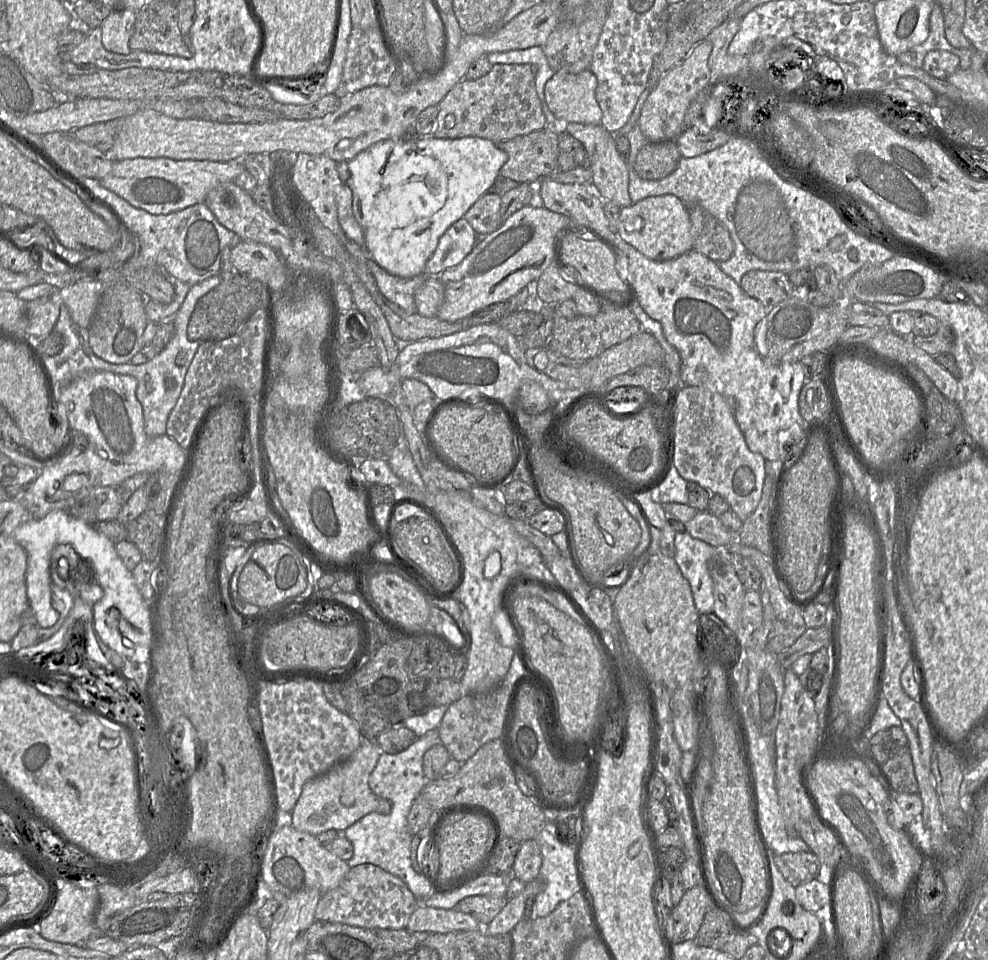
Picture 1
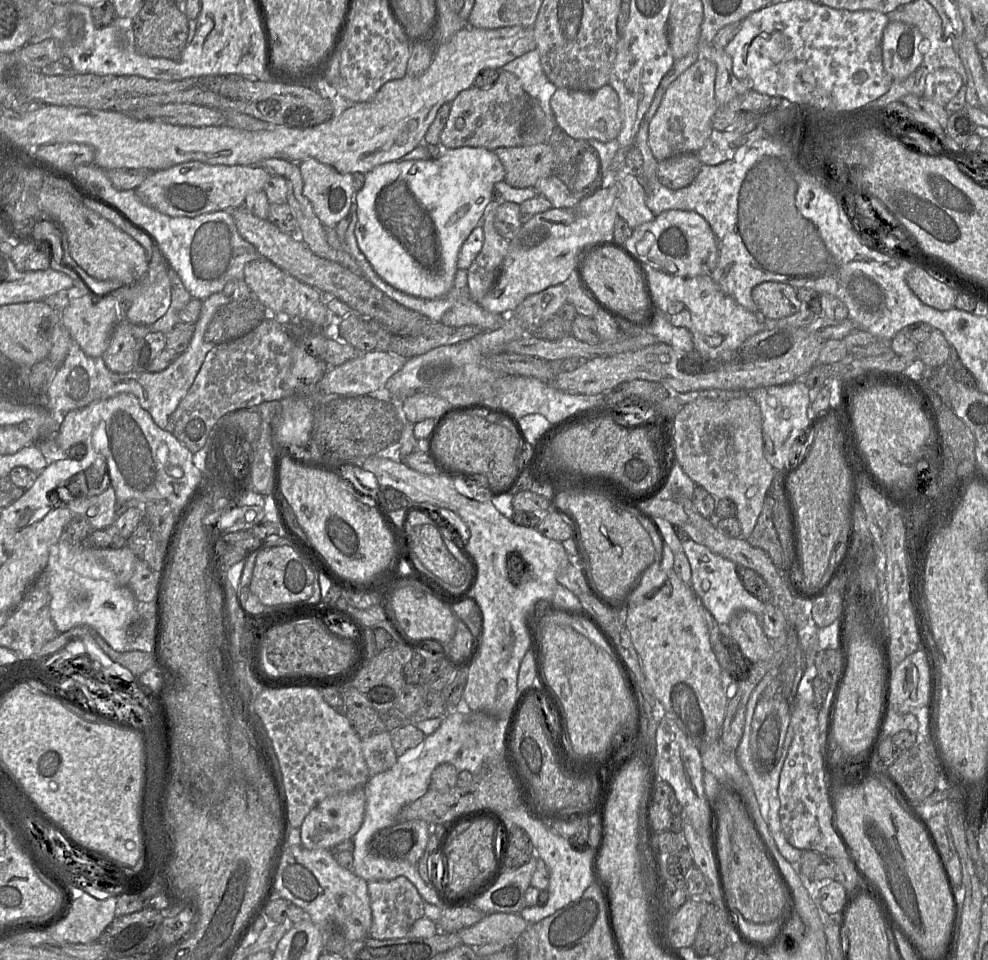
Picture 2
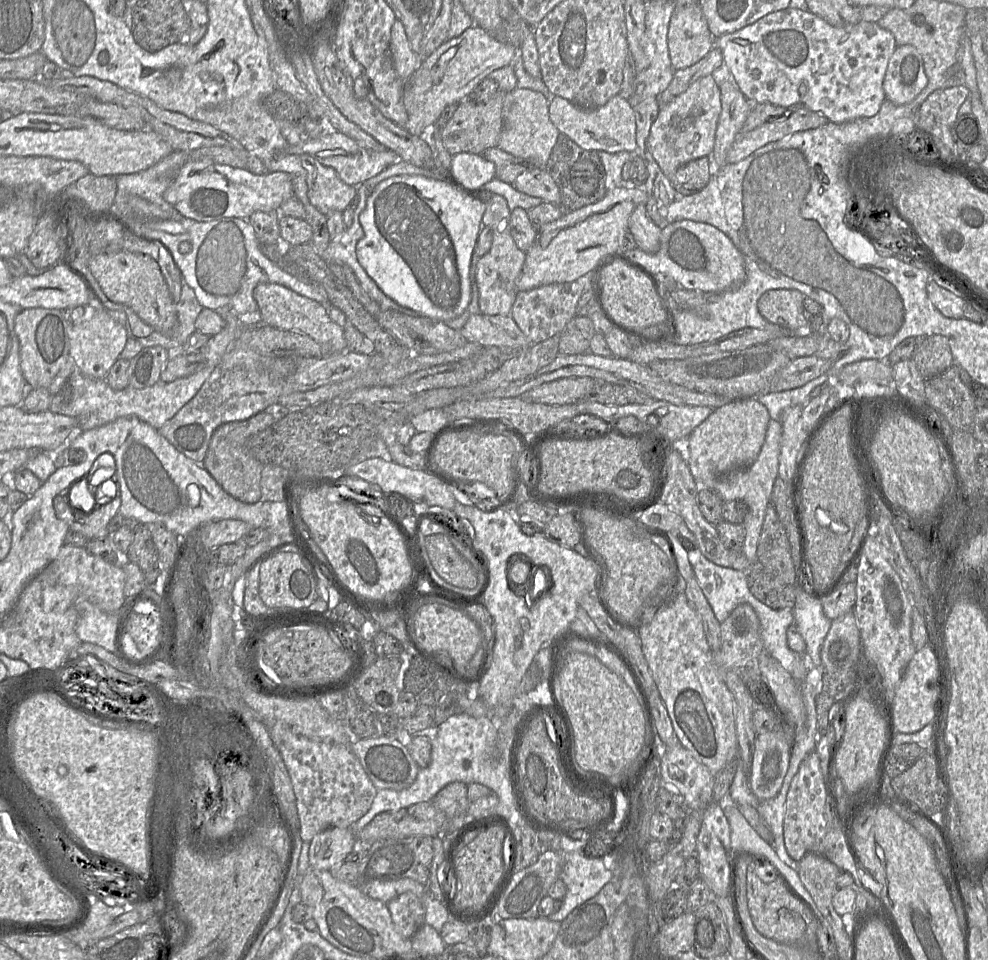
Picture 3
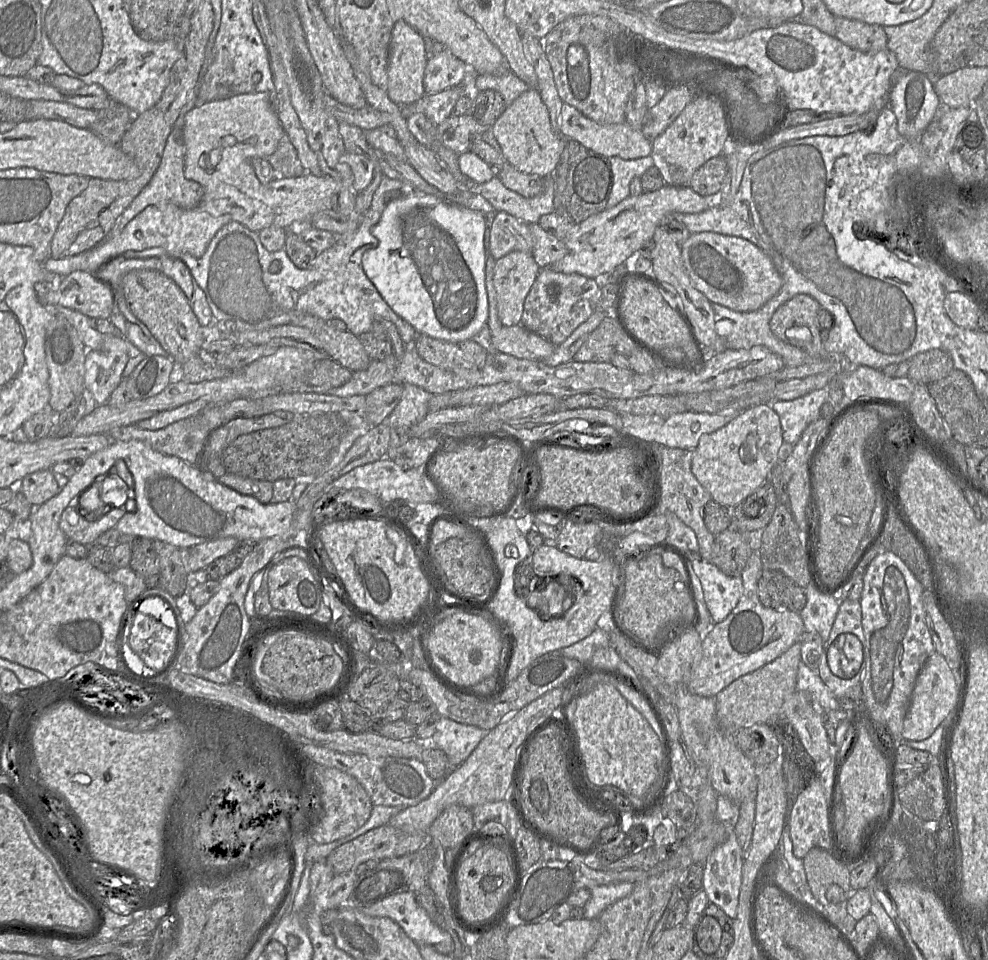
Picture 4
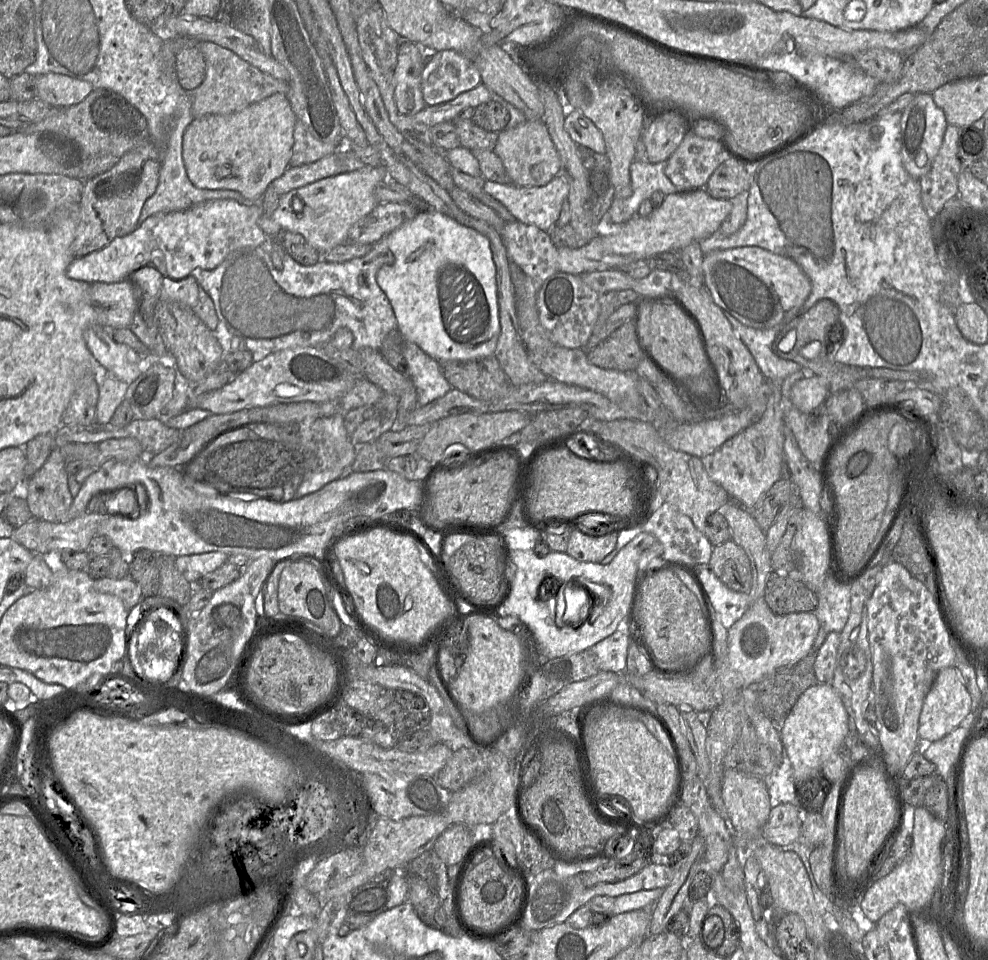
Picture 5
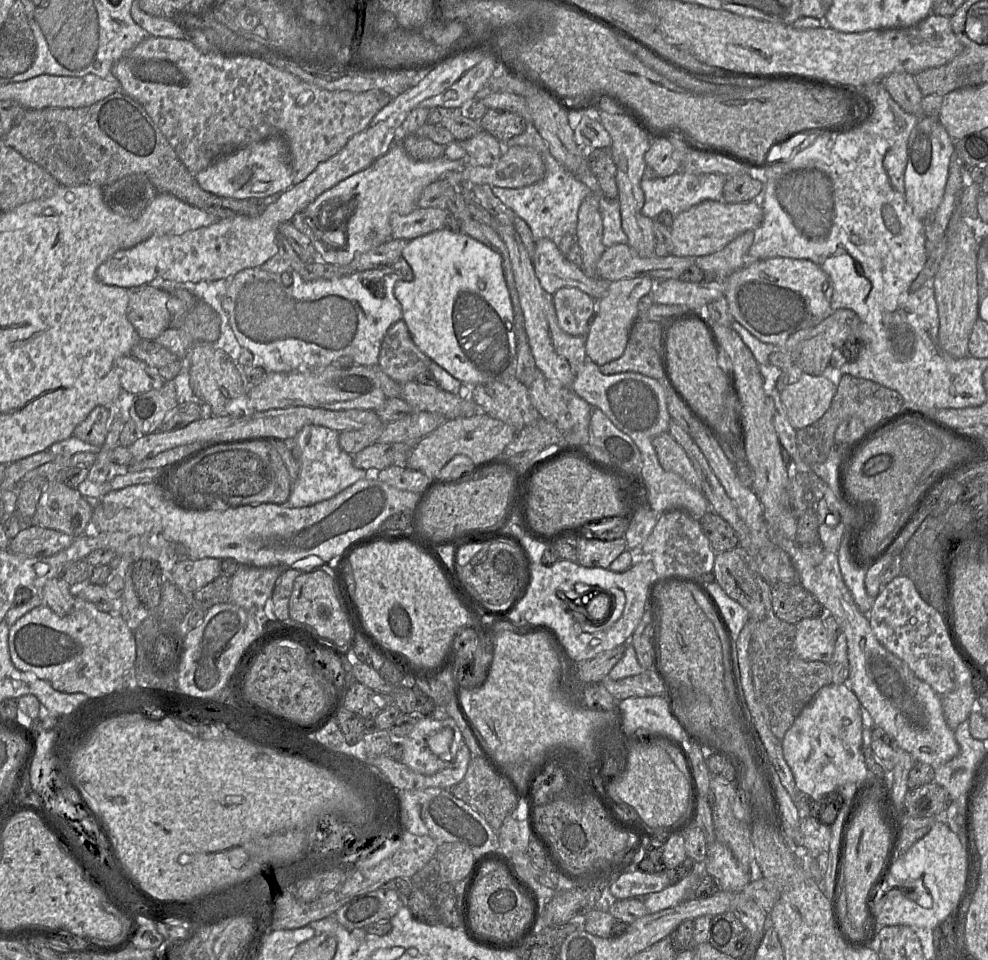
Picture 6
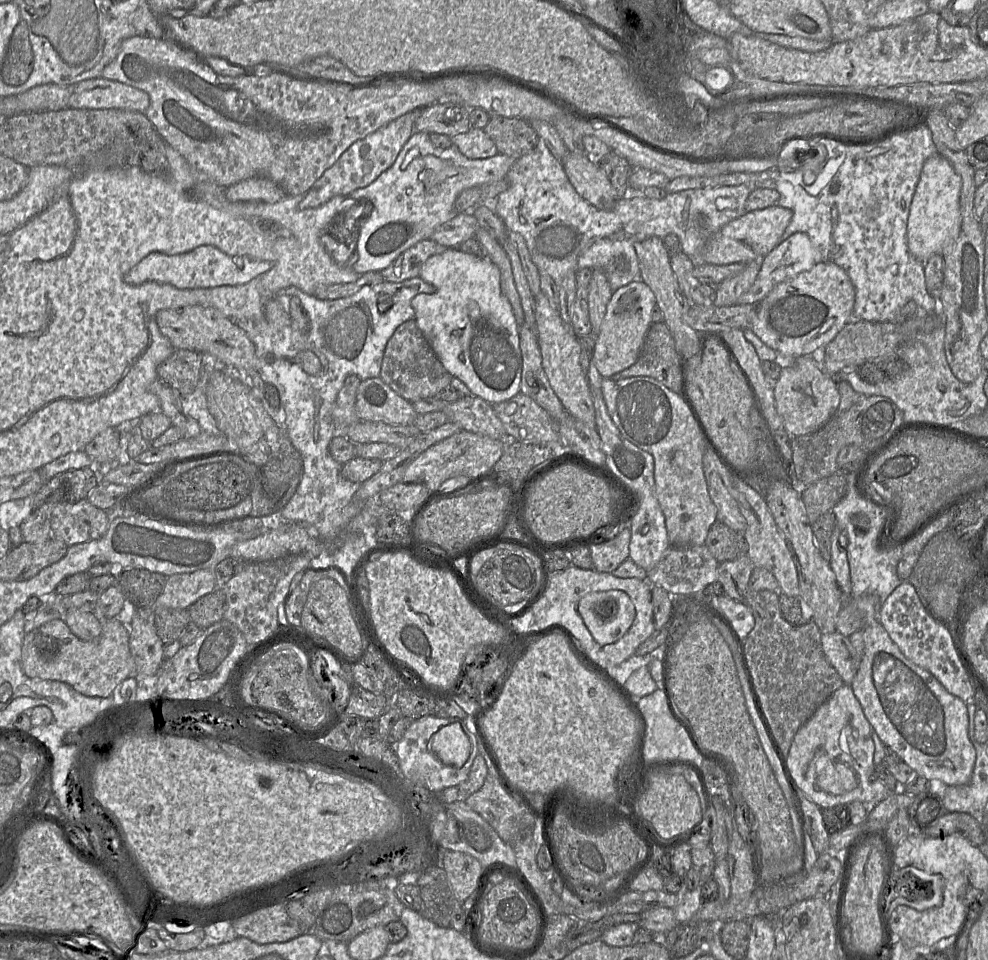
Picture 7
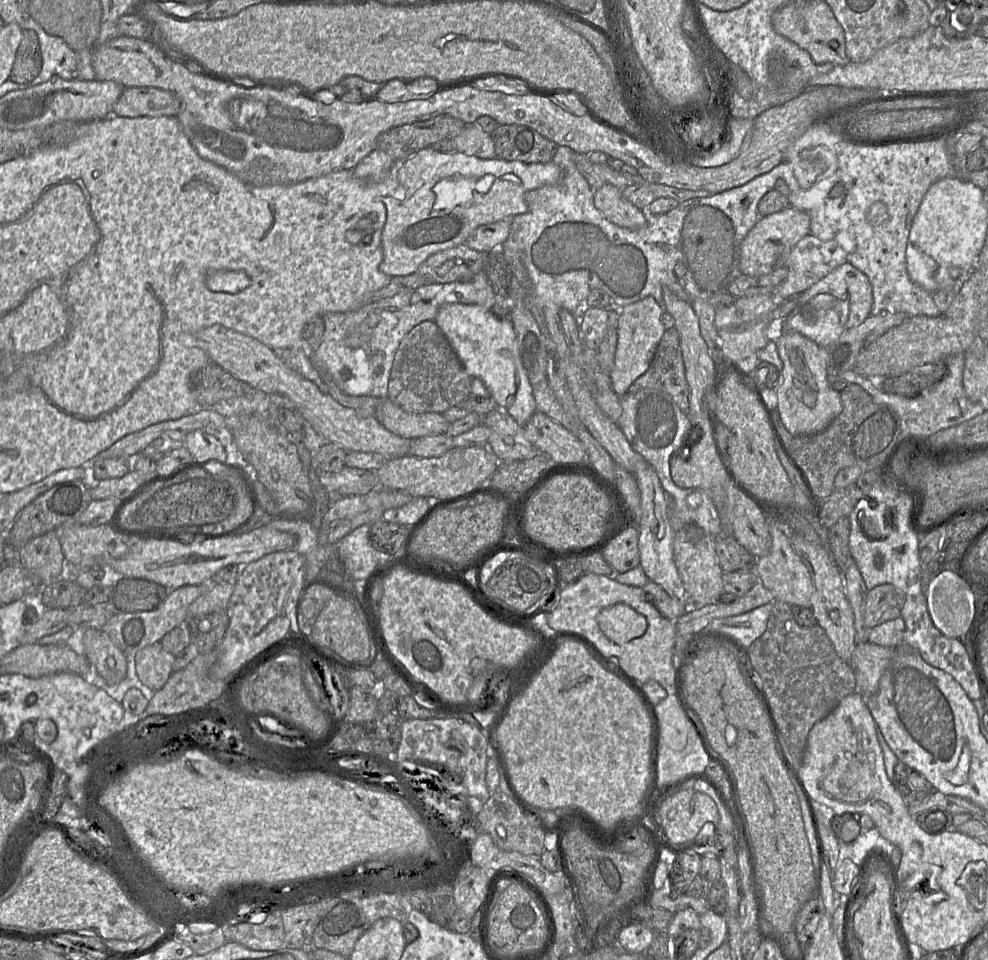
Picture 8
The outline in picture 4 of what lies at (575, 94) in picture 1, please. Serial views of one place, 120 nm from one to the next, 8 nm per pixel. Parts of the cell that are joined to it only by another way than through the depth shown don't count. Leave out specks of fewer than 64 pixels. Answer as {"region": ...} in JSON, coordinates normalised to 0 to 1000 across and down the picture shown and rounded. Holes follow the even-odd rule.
{"region":[[[570,107],[568,111],[566,135],[594,155],[614,165],[652,165],[658,163],[660,157],[660,151],[653,144],[650,135],[641,133],[634,126],[626,129],[602,127],[574,107]]]}

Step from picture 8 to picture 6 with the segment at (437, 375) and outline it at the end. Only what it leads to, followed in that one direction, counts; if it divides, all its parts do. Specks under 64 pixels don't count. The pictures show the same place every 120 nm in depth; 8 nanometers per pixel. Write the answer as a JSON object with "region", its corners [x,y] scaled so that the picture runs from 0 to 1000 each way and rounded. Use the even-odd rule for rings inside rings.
{"region":[[[408,333],[393,343],[385,364],[384,381],[395,394],[404,400],[422,397],[442,401],[434,385],[435,376],[418,356]]]}

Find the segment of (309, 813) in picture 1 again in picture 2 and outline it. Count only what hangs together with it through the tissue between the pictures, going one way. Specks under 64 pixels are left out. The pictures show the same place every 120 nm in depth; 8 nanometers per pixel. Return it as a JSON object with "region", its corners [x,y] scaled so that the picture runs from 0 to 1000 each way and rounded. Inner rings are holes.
{"region":[[[368,820],[353,826],[329,831],[312,847],[304,861],[306,880],[311,884],[317,885],[336,885],[343,878],[349,875],[356,875],[366,859],[369,840],[370,828]]]}

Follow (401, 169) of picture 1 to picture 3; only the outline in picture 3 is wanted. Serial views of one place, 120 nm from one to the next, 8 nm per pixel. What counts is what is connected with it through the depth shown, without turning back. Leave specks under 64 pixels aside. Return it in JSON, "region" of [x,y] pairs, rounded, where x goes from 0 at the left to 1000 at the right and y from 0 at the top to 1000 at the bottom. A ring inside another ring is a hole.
{"region":[[[468,158],[457,164],[456,182],[456,190],[425,182],[397,183],[385,190],[364,222],[368,246],[360,256],[363,274],[393,309],[446,335],[467,329],[477,315],[478,266],[492,217],[491,210],[478,200],[486,199],[501,185],[501,172],[487,160]]]}

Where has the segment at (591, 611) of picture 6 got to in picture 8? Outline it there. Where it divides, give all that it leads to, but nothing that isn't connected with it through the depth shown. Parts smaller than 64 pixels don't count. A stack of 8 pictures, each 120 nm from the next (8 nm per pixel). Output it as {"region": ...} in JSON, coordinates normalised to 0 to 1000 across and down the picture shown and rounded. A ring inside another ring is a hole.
{"region":[[[634,629],[610,634],[604,649],[616,667],[628,672],[650,664],[656,654],[654,644]]]}

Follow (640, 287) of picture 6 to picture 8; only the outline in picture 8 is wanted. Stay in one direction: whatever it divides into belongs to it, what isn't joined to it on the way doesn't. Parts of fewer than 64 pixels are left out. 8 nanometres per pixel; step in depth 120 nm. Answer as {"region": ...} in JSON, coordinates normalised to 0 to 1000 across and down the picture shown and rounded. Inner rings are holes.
{"region":[[[659,308],[637,317],[626,324],[624,360],[616,393],[620,407],[626,413],[631,413],[636,409],[642,397],[657,383],[674,342],[670,338],[672,321]]]}

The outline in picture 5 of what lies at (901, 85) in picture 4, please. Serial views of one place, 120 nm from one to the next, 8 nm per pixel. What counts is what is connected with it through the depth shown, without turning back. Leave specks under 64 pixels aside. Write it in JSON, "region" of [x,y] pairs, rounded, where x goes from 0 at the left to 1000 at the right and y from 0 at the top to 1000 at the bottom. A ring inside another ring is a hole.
{"region":[[[928,97],[912,119],[911,136],[911,163],[916,177],[925,185],[931,186],[938,181],[952,153],[954,142],[959,132],[959,126],[954,116],[946,108],[941,97]]]}

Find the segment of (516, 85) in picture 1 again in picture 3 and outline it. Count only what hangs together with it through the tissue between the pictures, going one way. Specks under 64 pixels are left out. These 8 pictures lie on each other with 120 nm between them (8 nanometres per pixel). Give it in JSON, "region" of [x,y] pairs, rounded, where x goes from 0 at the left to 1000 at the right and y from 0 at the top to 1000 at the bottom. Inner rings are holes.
{"region":[[[505,95],[491,107],[482,107],[475,102],[465,106],[462,117],[445,140],[452,157],[457,161],[468,158],[488,161],[491,156],[504,152],[509,131],[508,109],[510,101],[511,98]]]}

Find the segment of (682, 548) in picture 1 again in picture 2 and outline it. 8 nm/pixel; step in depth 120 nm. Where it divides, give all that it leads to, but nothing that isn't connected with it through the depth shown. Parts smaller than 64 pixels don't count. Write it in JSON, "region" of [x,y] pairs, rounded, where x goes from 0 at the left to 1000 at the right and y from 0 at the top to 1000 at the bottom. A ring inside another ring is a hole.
{"region":[[[700,561],[690,565],[690,570],[699,590],[699,613],[728,651],[737,651],[746,638],[760,636],[767,641],[773,635],[775,628],[754,614],[744,586]]]}

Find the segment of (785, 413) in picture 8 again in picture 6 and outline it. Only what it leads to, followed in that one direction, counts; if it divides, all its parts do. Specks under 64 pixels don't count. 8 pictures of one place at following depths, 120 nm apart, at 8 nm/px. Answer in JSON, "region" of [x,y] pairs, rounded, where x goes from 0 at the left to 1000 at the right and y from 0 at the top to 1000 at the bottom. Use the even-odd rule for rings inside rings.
{"region":[[[813,389],[804,399],[789,408],[789,416],[801,443],[806,447],[814,446],[829,438],[840,424],[846,409],[846,401],[833,391],[825,392]]]}

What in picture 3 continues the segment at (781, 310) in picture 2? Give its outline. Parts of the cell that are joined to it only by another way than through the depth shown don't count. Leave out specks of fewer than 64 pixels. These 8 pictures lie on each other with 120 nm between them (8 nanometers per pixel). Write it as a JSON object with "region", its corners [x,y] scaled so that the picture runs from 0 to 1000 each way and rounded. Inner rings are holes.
{"region":[[[780,301],[773,304],[766,316],[769,327],[779,336],[798,343],[804,350],[822,348],[818,341],[817,324],[813,319],[815,307],[803,301]]]}

